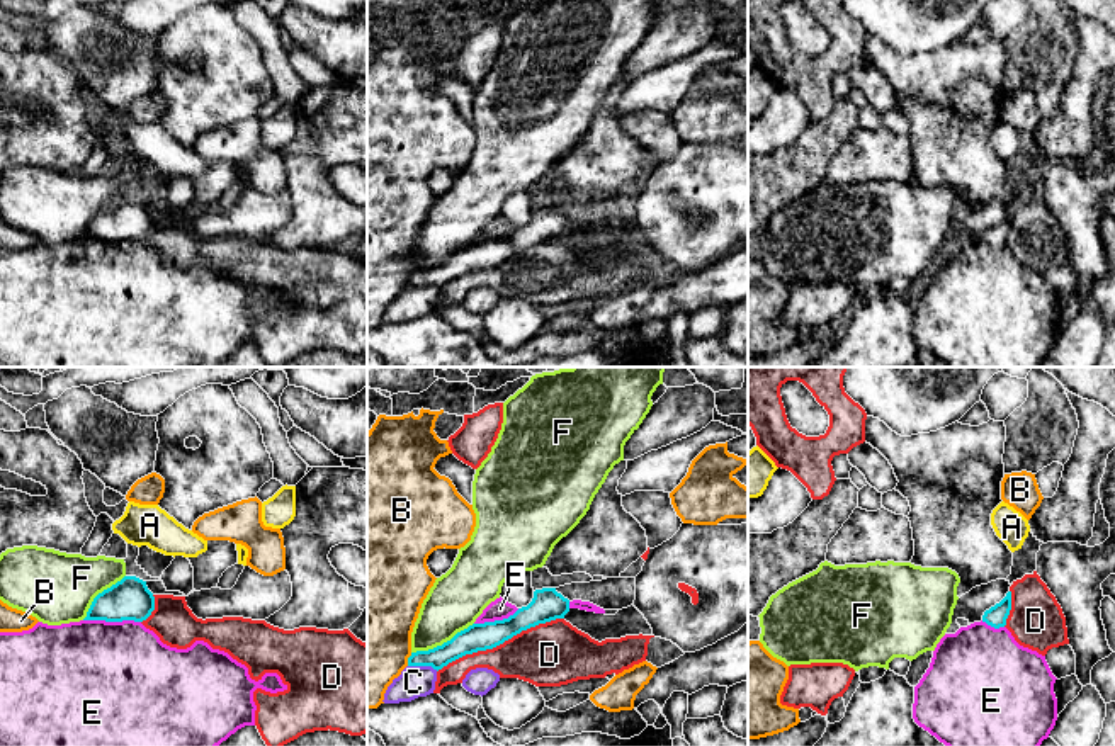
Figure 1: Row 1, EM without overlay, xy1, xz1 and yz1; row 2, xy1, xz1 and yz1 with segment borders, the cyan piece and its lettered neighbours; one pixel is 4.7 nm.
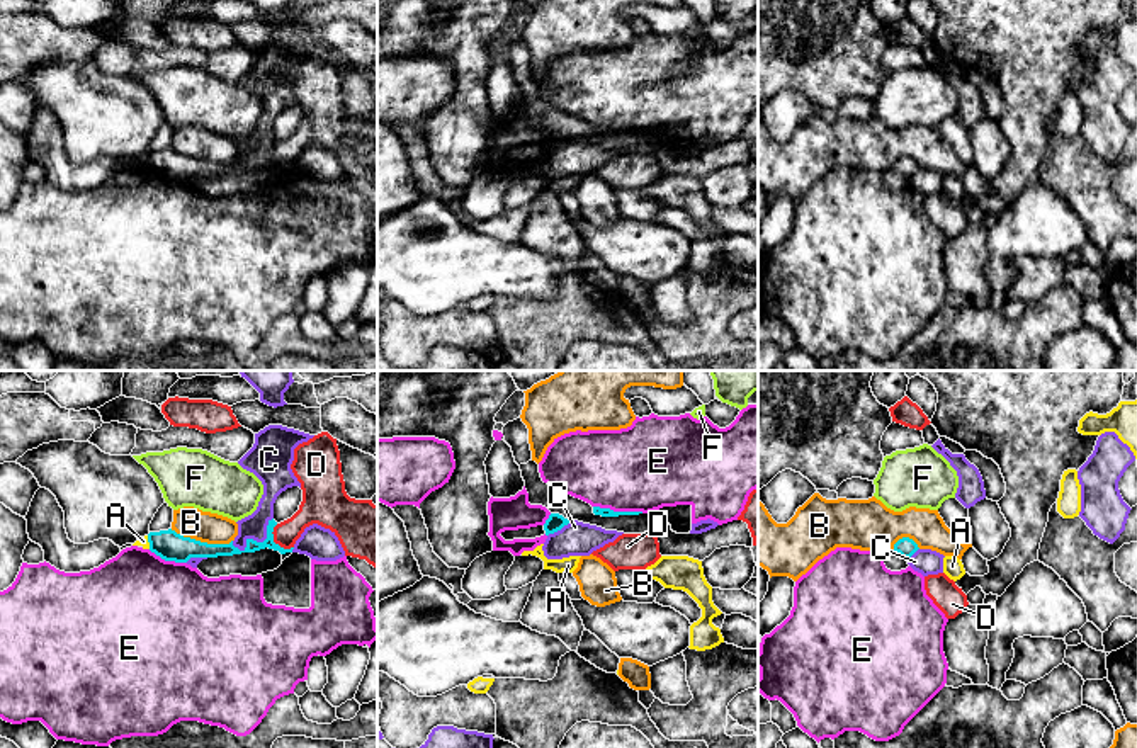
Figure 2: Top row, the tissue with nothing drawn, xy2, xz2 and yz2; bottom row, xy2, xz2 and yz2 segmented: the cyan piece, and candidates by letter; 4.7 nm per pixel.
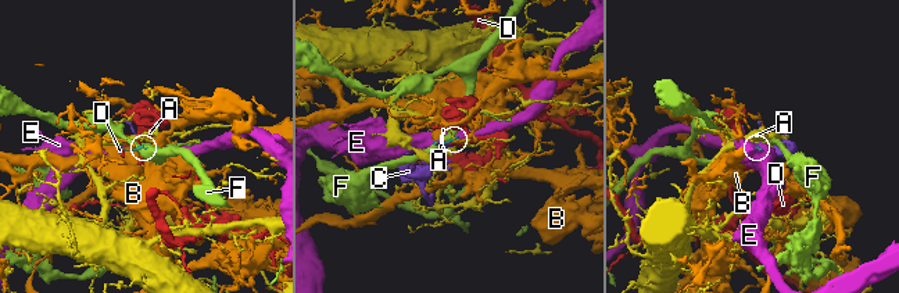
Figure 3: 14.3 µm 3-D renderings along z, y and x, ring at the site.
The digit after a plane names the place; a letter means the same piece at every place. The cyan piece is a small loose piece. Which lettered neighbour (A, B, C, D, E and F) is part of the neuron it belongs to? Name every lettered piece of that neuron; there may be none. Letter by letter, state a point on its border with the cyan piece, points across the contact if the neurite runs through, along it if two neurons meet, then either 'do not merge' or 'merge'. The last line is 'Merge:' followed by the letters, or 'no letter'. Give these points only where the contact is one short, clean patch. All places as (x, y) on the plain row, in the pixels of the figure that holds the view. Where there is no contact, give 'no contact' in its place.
A: meets cyan in xy2 at (148, 160); border along xy2 (147, 155), (150, 167); do not merge
B: meets cyan in xy2 at (199, 160); border along xy2 (170, 148), (208, 162), (231, 160); do not merge
C: meets cyan in xy2 at (255, 160); do not merge
D: meets cyan in xz1 at (500, 262); do not merge
E: meets cyan in xy1 at (113, 240); do not merge
F: meets cyan in xz1 at (444, 262); do not merge
Merge: no letter

